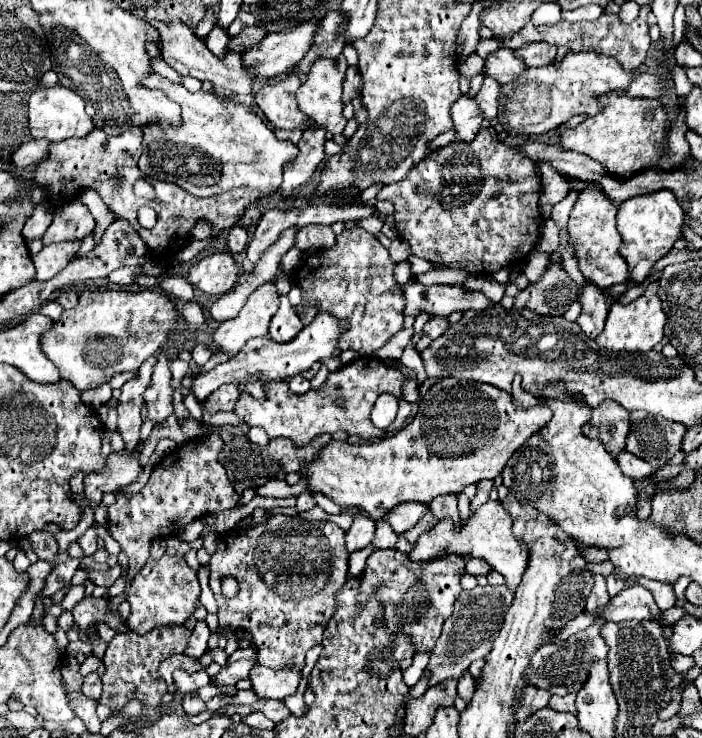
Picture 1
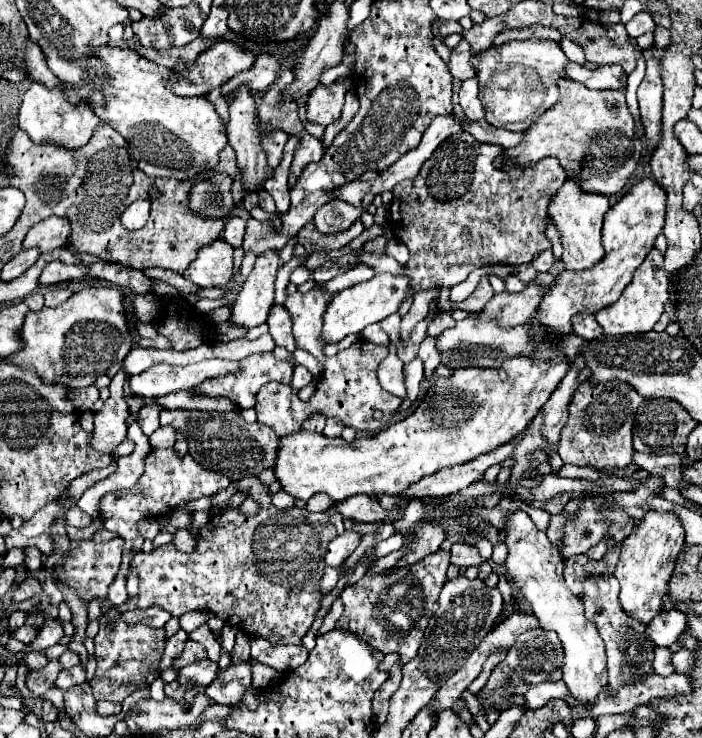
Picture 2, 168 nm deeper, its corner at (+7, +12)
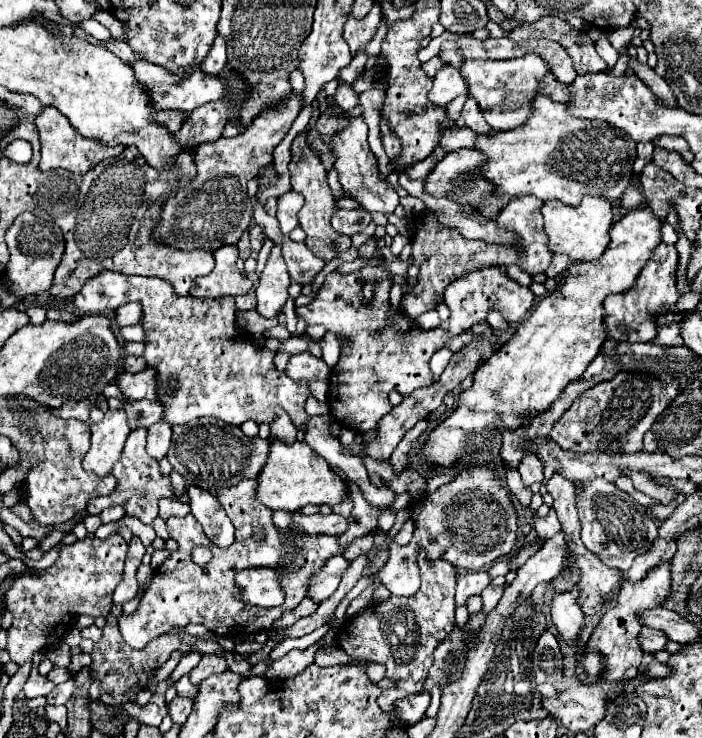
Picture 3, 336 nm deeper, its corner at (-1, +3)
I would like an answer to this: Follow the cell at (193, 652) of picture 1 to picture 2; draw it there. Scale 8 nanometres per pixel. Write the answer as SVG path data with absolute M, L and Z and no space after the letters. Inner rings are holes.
M178 630L178 632L166 642L166 650L164 650L164 656L162 656L162 662L160 662L160 670L168 668L168 666L172 664L172 660L182 652L186 640L188 640L188 632Z

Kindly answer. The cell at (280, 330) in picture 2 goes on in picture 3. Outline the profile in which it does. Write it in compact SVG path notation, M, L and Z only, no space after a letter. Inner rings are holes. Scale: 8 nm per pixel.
M310 353L292 355L286 365L286 375L294 381L328 381L332 369Z

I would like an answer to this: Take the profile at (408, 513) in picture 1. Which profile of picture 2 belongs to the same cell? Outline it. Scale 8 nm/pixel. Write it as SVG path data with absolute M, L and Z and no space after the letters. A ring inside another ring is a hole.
M370 494L350 496L348 500L340 502L336 508L344 518L350 518L356 522L384 522L386 516L390 514L380 506L378 498Z

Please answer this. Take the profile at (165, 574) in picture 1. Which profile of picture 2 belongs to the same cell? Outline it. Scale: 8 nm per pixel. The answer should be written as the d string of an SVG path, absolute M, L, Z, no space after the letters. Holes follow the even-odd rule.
M250 476L250 478L242 478L242 480L237 481L237 491L248 493L259 505L259 512L254 518L244 518L240 512L240 506L238 507L228 507L222 511L222 514L216 514L210 518L208 522L208 528L206 524L200 528L200 538L196 542L196 550L194 554L188 554L188 556L182 556L182 552L174 546L174 544L164 544L164 546L158 546L154 548L150 554L146 552L138 552L130 564L130 570L140 574L140 608L150 608L152 604L164 608L166 612L170 612L172 616L182 616L190 610L212 610L216 616L220 616L226 624L230 626L236 626L252 636L260 636L260 638L266 638L270 644L274 646L286 646L286 644L302 644L302 638L306 636L306 632L312 628L312 622L316 620L318 616L318 610L320 610L320 604L324 600L324 592L320 592L320 580L324 576L324 568L326 568L326 560L324 560L324 552L328 548L328 542L332 538L336 538L336 528L334 524L330 522L328 514L326 512L309 512L307 510L302 510L297 507L289 509L289 514L286 514L287 511L279 510L276 508L271 501L271 495L269 493L269 488L267 485L263 484L259 478L256 476Z

